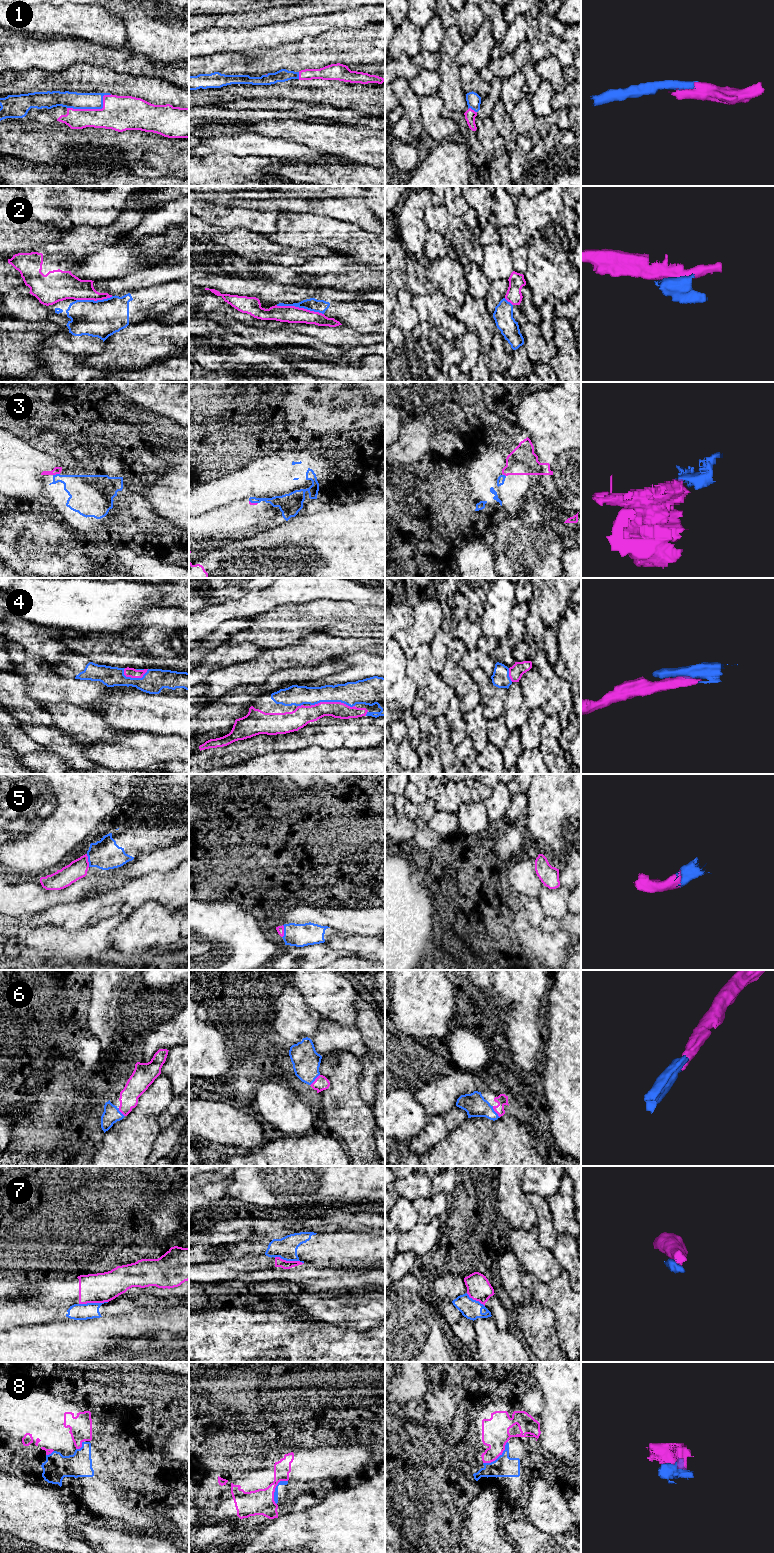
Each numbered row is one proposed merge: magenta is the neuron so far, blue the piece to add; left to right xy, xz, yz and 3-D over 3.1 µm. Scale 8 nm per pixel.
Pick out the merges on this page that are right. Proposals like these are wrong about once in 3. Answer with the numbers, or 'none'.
1, 3, 4, 5, 6, 8

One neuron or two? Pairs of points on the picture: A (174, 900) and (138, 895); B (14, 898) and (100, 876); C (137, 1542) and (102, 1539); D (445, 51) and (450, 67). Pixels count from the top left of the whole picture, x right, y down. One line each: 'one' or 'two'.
A: one
B: one
C: one
D: one

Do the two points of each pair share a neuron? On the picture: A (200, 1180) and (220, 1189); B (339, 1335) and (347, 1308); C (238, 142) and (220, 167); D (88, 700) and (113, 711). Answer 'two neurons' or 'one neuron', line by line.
A: two neurons
B: two neurons
C: two neurons
D: two neurons

